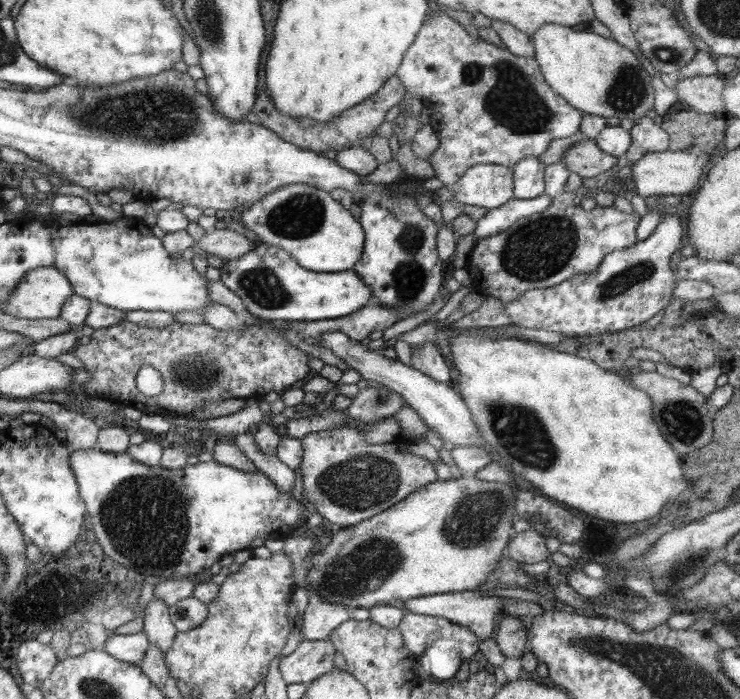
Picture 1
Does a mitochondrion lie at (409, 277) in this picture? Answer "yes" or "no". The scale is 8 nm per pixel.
yes

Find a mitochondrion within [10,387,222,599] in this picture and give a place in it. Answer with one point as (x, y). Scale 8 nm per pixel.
(145, 518)

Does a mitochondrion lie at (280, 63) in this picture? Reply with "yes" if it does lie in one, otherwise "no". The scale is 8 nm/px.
no

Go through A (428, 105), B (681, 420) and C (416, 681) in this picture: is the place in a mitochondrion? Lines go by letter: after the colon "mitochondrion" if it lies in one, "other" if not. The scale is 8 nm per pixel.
A: other
B: mitochondrion
C: other

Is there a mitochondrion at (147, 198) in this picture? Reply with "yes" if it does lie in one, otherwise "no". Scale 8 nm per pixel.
no

